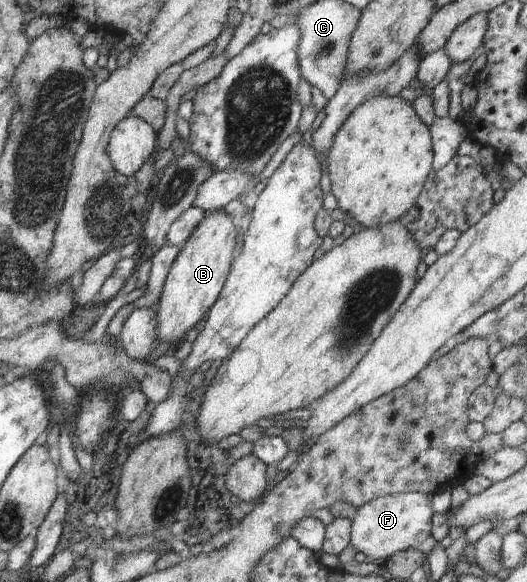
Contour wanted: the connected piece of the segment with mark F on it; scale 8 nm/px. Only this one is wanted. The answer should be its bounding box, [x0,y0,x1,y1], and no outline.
[349,492,440,562]

